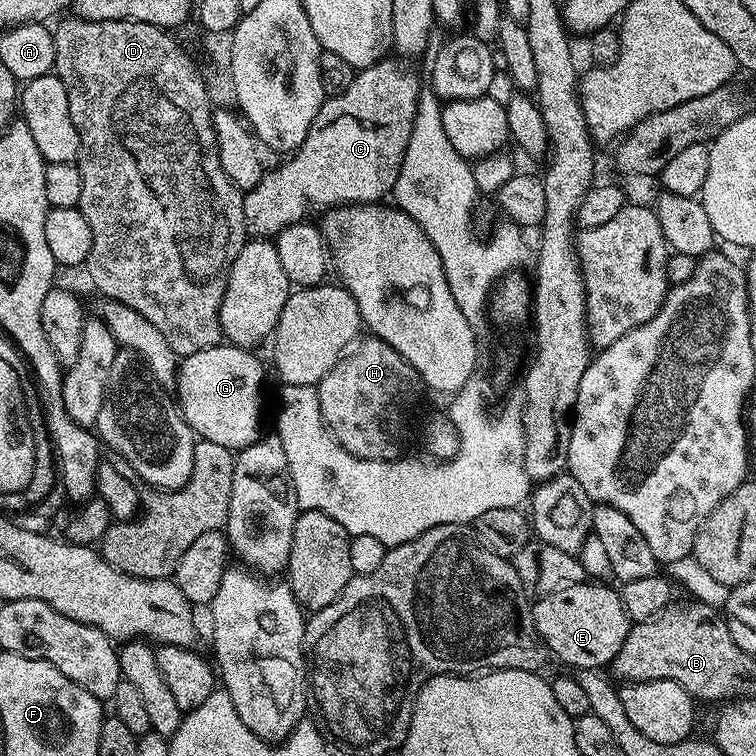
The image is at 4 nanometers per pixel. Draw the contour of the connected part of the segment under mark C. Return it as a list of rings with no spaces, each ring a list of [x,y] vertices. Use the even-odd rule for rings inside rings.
[[[385,58],[379,60],[377,64],[371,64],[368,68],[361,68],[353,75],[350,86],[346,86],[346,90],[342,90],[337,96],[328,96],[324,104],[318,110],[318,114],[314,118],[314,122],[310,126],[310,130],[306,134],[306,138],[295,152],[287,157],[288,160],[281,168],[265,171],[263,178],[258,182],[258,186],[254,186],[250,191],[243,193],[244,201],[242,202],[242,218],[244,219],[244,230],[249,237],[252,238],[275,238],[283,228],[291,224],[299,224],[305,219],[304,211],[308,207],[320,208],[319,210],[327,210],[337,207],[341,204],[369,204],[371,202],[380,202],[391,193],[392,187],[396,184],[398,170],[402,164],[404,150],[410,140],[410,130],[412,129],[414,118],[416,117],[416,107],[418,106],[418,98],[422,81],[407,68],[399,59]]]

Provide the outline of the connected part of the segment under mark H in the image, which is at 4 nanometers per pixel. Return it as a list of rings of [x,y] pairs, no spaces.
[[[361,339],[351,351],[341,356],[338,363],[315,385],[318,406],[324,425],[350,454],[360,460],[394,460],[401,455],[400,439],[404,436],[404,415],[407,414],[408,407],[415,402],[420,388],[422,389],[422,381],[414,366],[410,366],[410,362],[406,362],[406,358],[398,354],[398,350],[381,340],[367,339]]]

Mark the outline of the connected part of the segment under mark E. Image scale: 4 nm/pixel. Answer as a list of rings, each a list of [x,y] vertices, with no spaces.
[[[585,582],[566,586],[535,601],[532,617],[538,634],[549,653],[569,664],[569,669],[603,669],[611,665],[612,659],[622,650],[622,642],[626,642],[633,621],[628,619],[619,591],[608,587],[612,586],[604,582]]]

